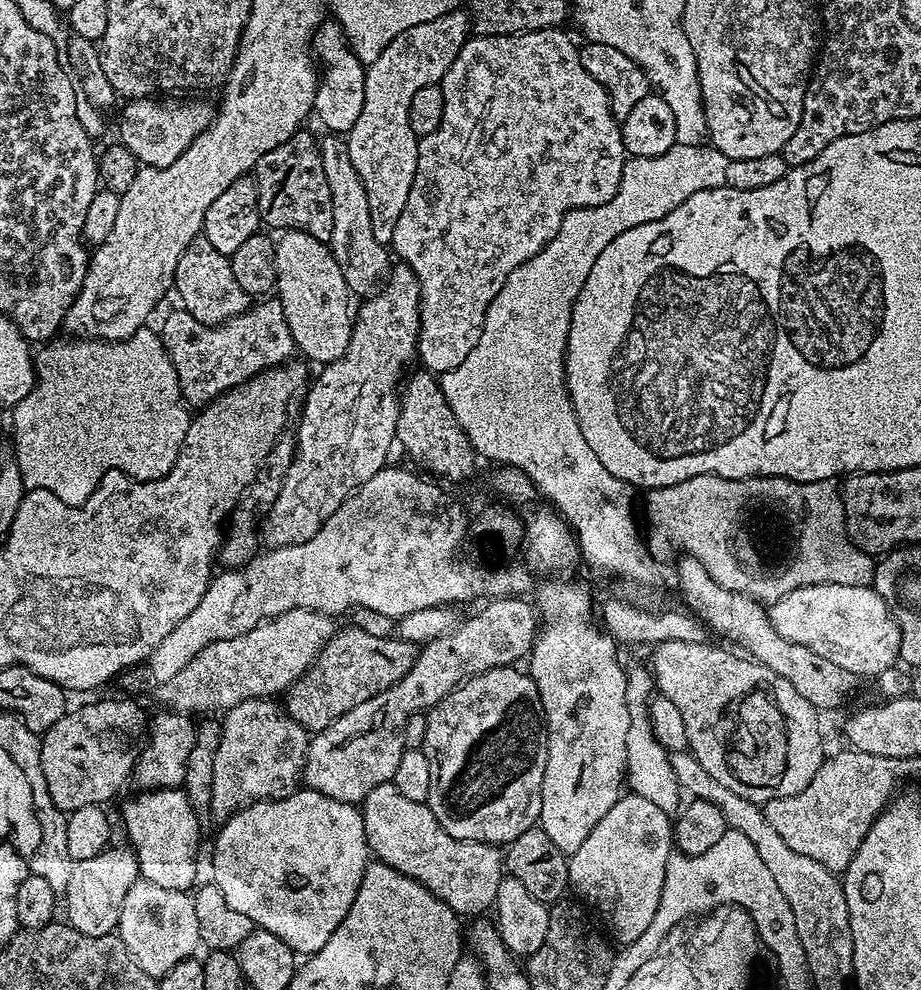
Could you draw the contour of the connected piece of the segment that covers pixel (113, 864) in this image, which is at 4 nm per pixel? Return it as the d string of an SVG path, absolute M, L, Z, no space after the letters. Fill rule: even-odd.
M108 846L95 854L94 858L75 861L72 866L70 882L62 894L62 908L68 911L67 923L78 934L90 934L90 938L111 936L120 927L122 904L134 882L141 879L140 860L131 847L114 848Z

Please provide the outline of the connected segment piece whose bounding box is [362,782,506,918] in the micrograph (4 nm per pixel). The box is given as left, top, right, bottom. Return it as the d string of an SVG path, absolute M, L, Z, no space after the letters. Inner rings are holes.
M391 782L370 790L362 811L368 850L379 863L418 881L461 918L483 917L495 905L498 886L506 875L506 856L497 845L455 840L442 830L427 804L398 794Z

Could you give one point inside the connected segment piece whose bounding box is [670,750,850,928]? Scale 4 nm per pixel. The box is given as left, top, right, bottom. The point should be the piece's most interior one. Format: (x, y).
(815, 895)

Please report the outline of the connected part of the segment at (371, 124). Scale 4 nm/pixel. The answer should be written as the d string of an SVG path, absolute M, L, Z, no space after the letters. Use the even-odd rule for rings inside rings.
M464 10L447 12L442 18L434 18L434 22L422 22L422 26L410 26L410 30L402 30L374 62L367 65L366 102L362 102L362 114L358 114L358 122L354 122L352 129L346 134L350 162L354 162L354 170L362 178L366 186L366 198L370 202L370 218L374 222L374 238L385 246L391 245L394 226L398 222L398 214L406 210L406 198L410 198L410 186L416 177L418 166L418 146L420 141L410 130L410 102L414 94L422 90L422 86L439 84L440 79L450 70L450 62L458 58L458 50L470 39L469 13Z

